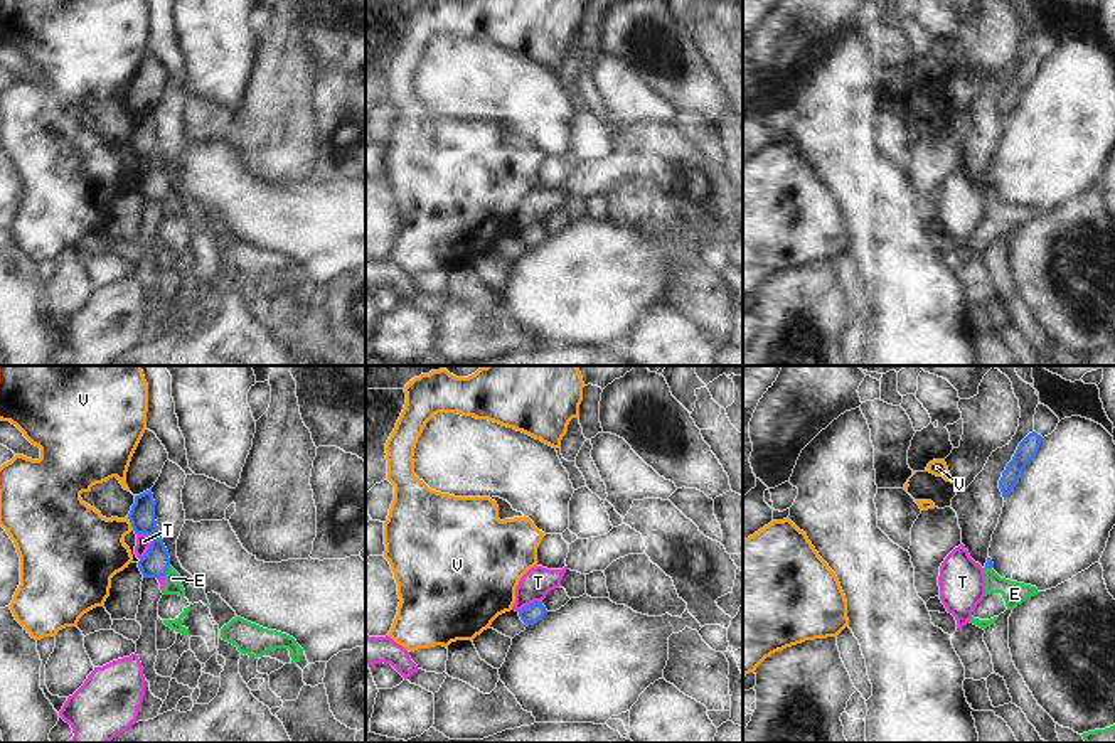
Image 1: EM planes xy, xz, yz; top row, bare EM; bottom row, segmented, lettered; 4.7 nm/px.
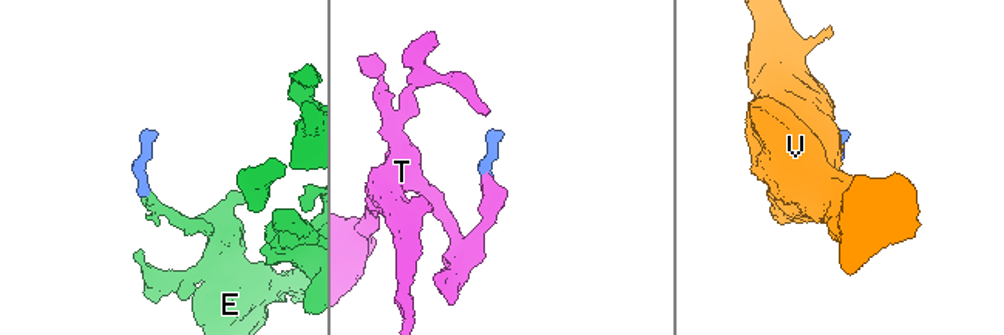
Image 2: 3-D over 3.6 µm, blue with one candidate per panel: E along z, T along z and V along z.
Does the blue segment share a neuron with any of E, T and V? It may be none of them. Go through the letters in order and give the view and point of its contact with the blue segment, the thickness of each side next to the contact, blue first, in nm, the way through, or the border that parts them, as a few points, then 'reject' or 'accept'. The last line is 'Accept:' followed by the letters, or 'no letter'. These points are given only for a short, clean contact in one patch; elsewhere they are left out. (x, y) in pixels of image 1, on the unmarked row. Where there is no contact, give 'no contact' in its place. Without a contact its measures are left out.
E: xy (167, 192) | 140/80 nm | across xy (155, 186), (167, 192), (172, 201) | accept
T: xy (150, 169) | 140/70 nm | along xy (145, 155), (150, 169), (140, 182) | reject
V: xy (132, 147) | 140/360 nm | along xy (127, 140), (133, 152) | reject
Accept: E

